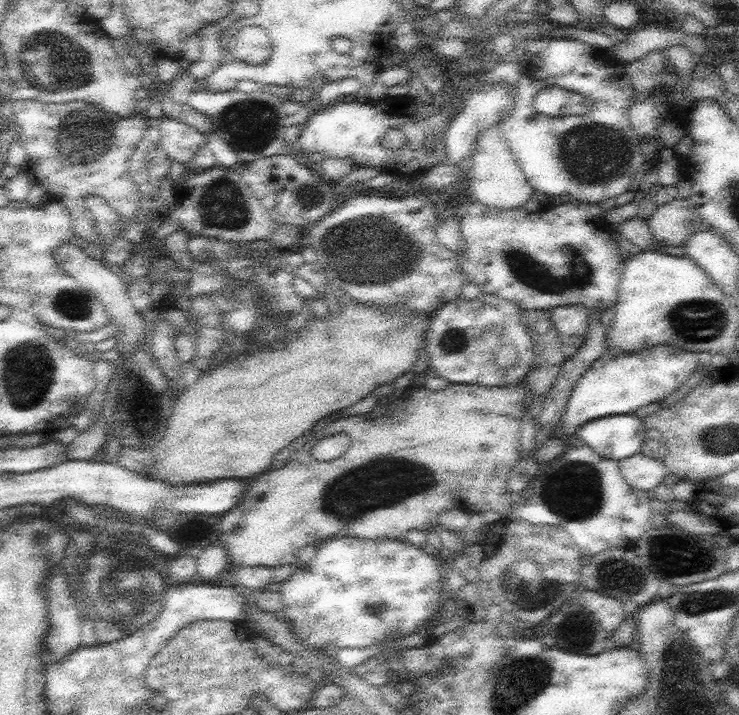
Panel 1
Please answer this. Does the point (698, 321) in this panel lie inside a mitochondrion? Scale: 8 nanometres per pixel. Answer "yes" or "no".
yes

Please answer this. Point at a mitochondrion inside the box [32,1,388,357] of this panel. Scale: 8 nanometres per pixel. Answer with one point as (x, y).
(82, 138)

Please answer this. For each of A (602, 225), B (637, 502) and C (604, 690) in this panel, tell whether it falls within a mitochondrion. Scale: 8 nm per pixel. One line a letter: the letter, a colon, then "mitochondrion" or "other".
A: other
B: other
C: other

